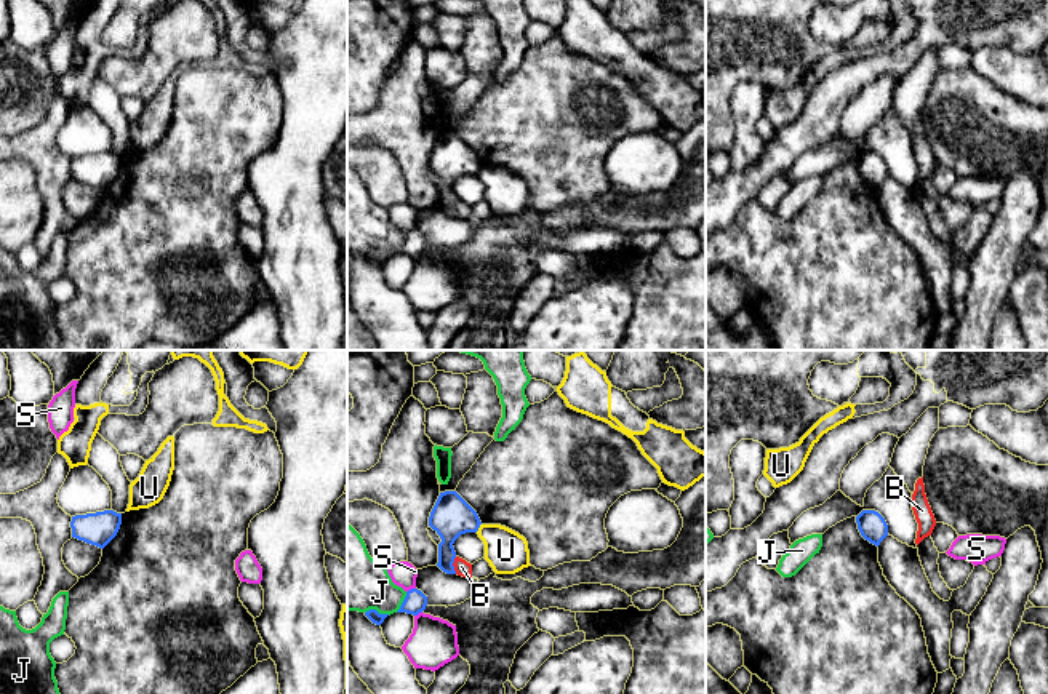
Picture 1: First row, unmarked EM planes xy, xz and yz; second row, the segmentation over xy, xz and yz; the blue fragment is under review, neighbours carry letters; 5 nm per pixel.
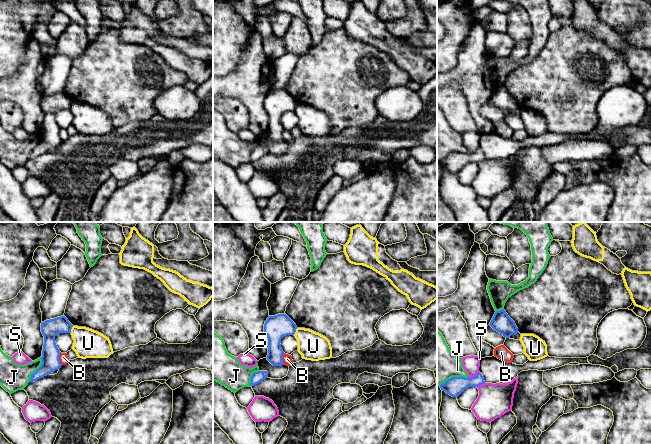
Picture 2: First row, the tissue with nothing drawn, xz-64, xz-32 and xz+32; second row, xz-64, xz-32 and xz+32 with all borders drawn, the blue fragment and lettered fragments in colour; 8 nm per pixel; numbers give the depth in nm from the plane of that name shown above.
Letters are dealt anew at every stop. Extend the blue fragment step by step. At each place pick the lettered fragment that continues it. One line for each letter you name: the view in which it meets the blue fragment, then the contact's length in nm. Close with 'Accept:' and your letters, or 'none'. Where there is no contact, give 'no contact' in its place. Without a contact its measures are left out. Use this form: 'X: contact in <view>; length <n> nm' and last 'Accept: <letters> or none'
Accept: none

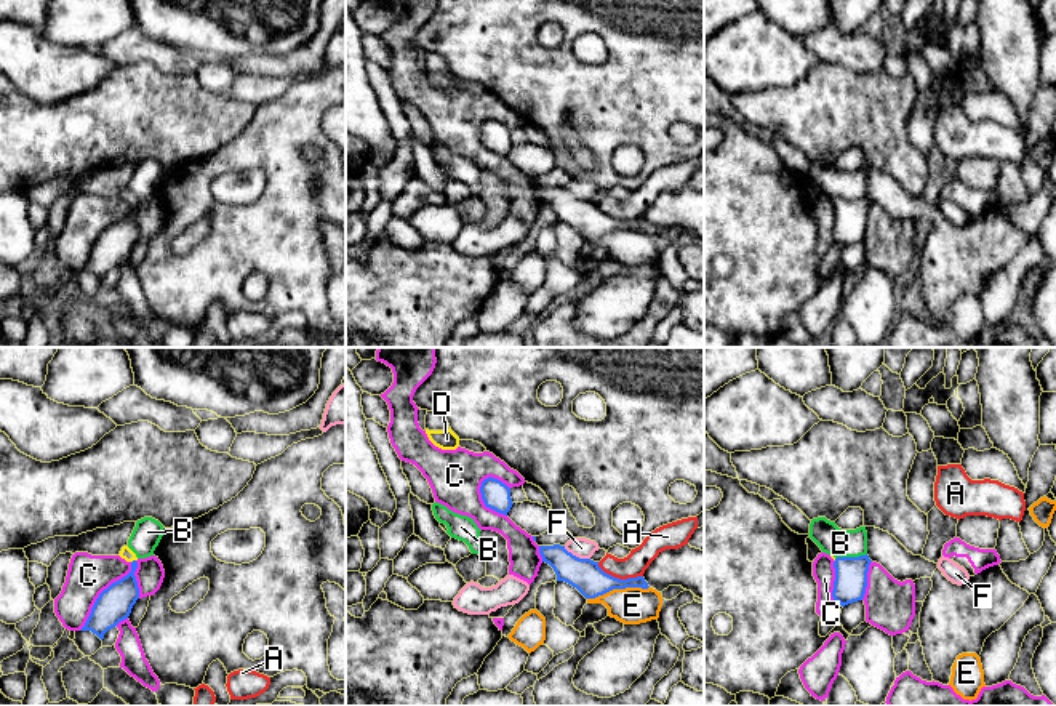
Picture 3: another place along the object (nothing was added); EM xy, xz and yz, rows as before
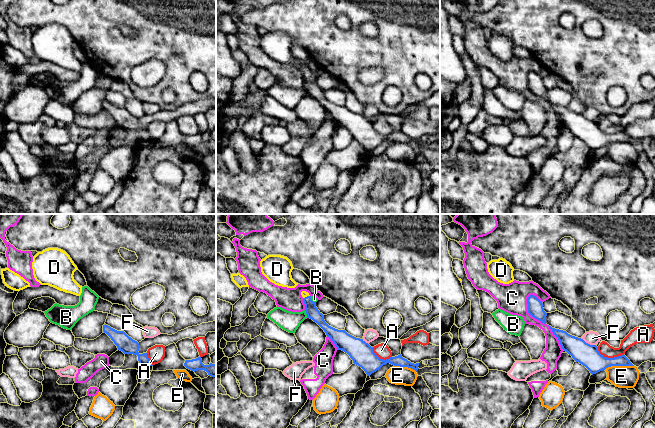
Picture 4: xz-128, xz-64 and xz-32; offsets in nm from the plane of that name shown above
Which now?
D: contact in xy; length 30 nm
Accept: D

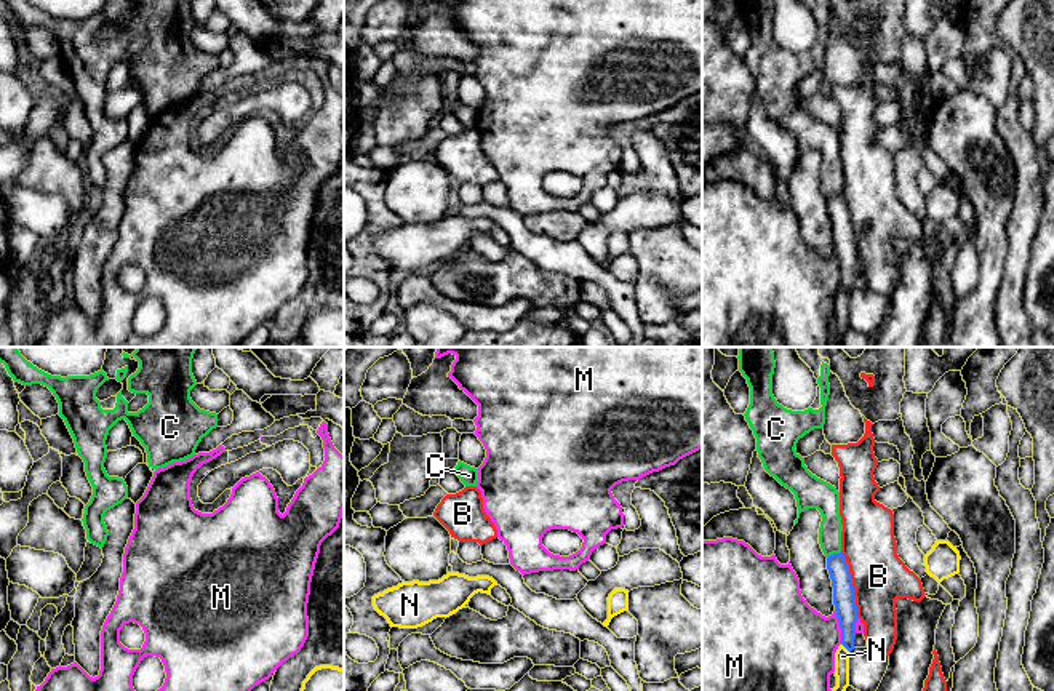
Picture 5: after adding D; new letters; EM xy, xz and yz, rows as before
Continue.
Accept: none

